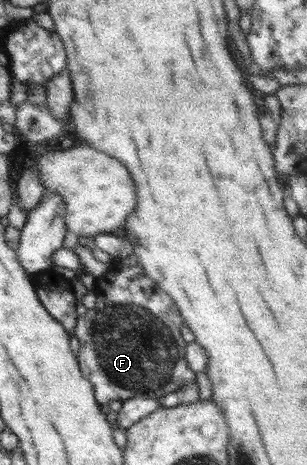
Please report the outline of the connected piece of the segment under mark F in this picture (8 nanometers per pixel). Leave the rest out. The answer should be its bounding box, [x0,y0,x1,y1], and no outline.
[73,264,195,404]

